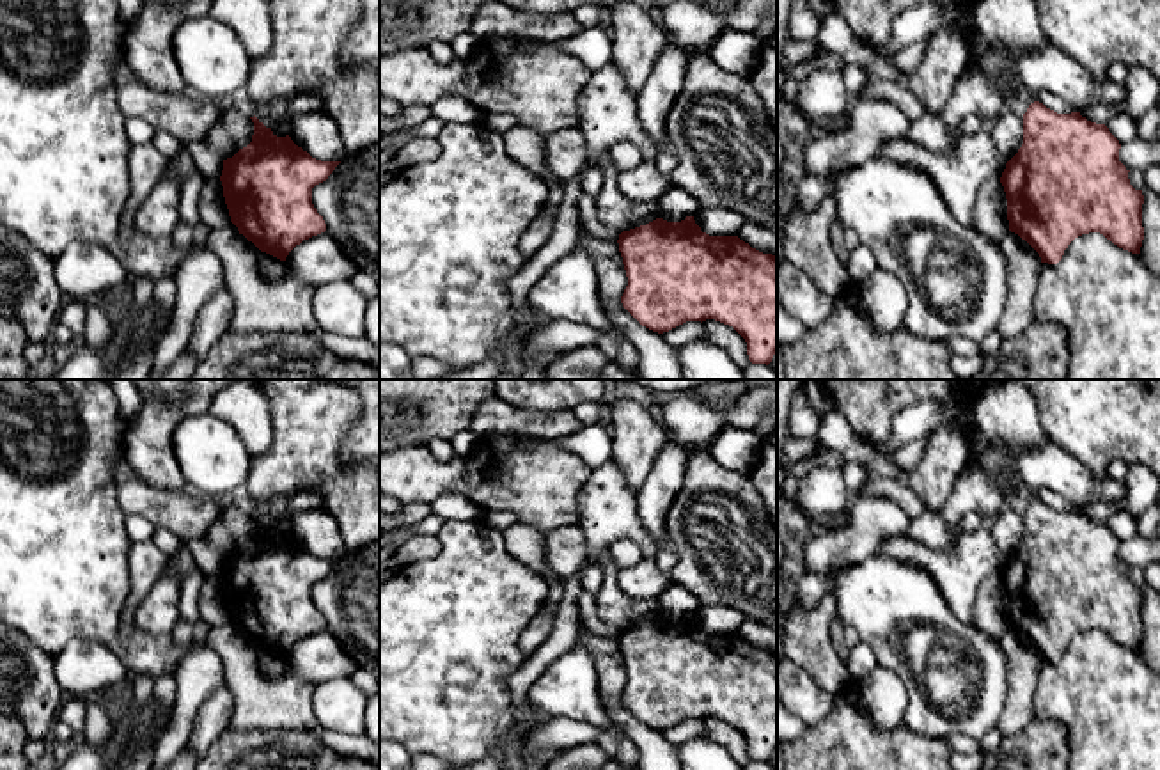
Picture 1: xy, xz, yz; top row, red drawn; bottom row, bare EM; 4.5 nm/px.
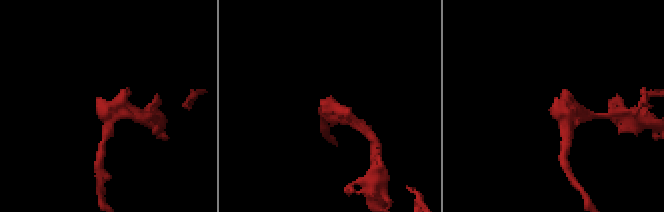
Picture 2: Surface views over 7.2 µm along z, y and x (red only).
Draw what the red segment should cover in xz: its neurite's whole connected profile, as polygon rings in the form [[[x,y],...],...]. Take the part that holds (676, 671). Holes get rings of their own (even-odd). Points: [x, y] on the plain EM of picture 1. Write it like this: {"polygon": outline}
{"polygon": [[[694,614],[681,619],[656,616],[619,632],[619,649],[628,674],[623,704],[646,726],[663,731],[686,719],[715,717],[733,724],[747,740],[752,761],[770,761],[777,750],[777,653],[752,646],[738,633],[709,633]]]}

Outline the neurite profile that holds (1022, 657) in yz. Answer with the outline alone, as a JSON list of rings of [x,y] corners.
[[[1011,628],[999,637],[999,644],[1007,660],[1007,699],[997,727],[1002,736],[1011,736],[1034,720],[1032,695],[1041,655]]]

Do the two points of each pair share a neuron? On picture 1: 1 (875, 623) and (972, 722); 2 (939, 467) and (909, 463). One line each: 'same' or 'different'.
1: same
2: different

